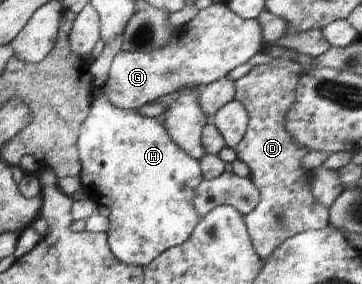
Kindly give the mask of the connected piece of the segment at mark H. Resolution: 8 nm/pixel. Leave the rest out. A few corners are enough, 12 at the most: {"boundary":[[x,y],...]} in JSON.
{"boundary":[[96,89],[81,188],[143,268],[201,214],[201,163]]}

